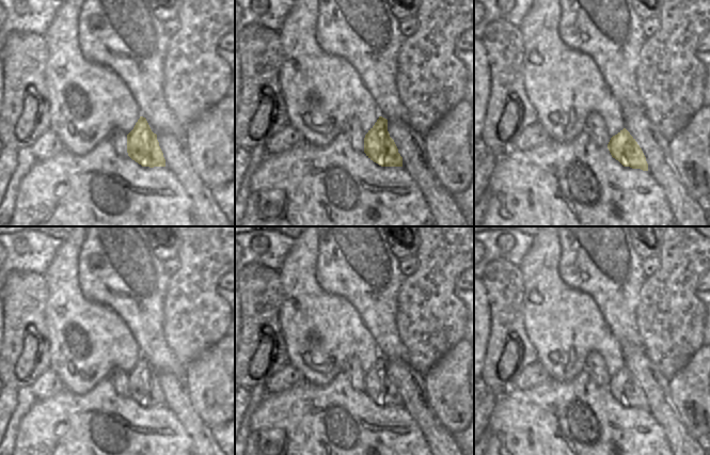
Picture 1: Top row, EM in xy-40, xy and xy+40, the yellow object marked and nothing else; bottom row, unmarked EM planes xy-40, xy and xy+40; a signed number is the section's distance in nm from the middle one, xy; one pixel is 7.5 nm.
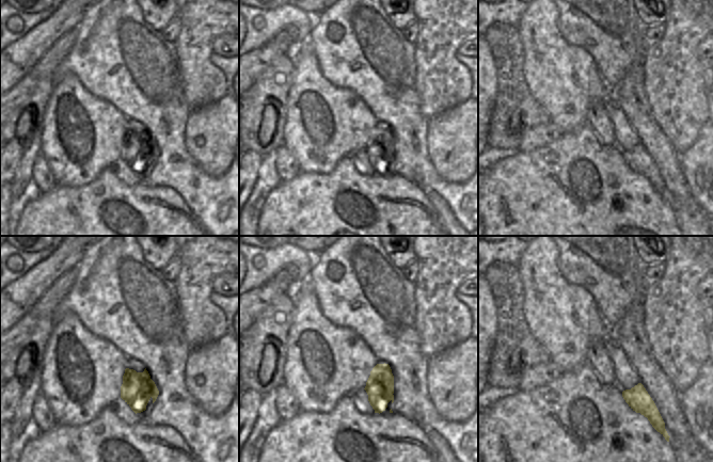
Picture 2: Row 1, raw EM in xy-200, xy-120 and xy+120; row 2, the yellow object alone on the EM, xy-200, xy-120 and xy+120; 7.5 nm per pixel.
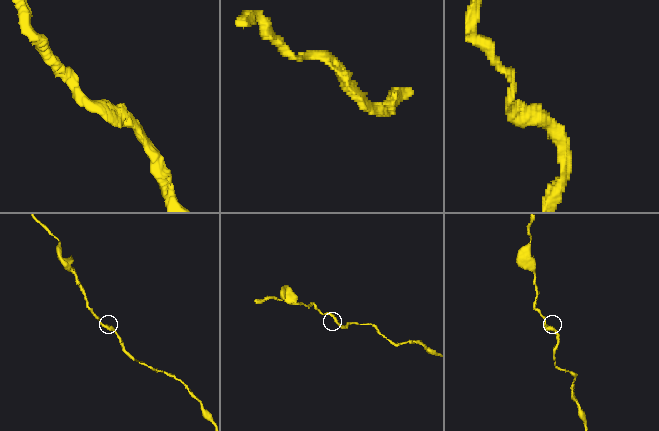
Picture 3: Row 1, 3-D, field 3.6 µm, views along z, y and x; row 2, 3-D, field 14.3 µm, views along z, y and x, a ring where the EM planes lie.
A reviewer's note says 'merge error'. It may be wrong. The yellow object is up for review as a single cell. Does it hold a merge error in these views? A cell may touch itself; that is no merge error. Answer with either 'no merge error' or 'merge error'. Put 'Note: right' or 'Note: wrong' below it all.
no merge error
Note: wrong

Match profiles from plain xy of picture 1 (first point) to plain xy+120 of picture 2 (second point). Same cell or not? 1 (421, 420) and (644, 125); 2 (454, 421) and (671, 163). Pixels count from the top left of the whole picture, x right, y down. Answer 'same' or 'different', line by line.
1: same
2: different

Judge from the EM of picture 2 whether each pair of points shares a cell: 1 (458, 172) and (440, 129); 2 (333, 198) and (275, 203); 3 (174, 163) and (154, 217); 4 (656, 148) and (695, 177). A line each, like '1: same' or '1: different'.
1: same
2: same
3: different
4: different

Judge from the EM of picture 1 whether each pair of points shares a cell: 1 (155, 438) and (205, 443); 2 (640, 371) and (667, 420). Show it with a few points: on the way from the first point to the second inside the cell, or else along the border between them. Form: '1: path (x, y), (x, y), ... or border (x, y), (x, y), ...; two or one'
1: border (177, 421), (193, 443); two
2: path (651, 382), (657, 389), (661, 408); one

